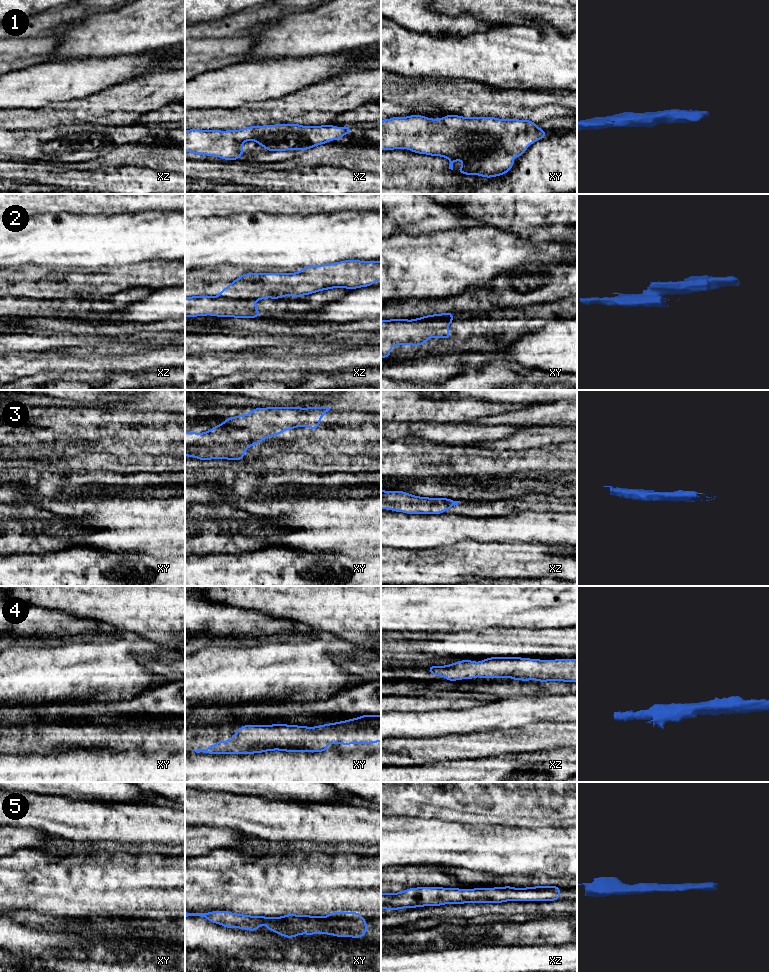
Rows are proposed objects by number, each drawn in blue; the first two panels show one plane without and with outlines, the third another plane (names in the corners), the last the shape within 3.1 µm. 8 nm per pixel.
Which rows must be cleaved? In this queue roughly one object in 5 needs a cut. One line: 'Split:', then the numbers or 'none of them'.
Split: 2

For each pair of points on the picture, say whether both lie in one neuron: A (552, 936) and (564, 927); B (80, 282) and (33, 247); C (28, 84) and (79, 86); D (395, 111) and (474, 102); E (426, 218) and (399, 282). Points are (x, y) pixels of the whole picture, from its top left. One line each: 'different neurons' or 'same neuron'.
A: same neuron
B: different neurons
C: same neuron
D: different neurons
E: different neurons

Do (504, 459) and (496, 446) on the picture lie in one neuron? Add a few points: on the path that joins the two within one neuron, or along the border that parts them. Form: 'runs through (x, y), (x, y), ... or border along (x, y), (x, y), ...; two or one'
border along (522, 449), (502, 449), (495, 452); two

